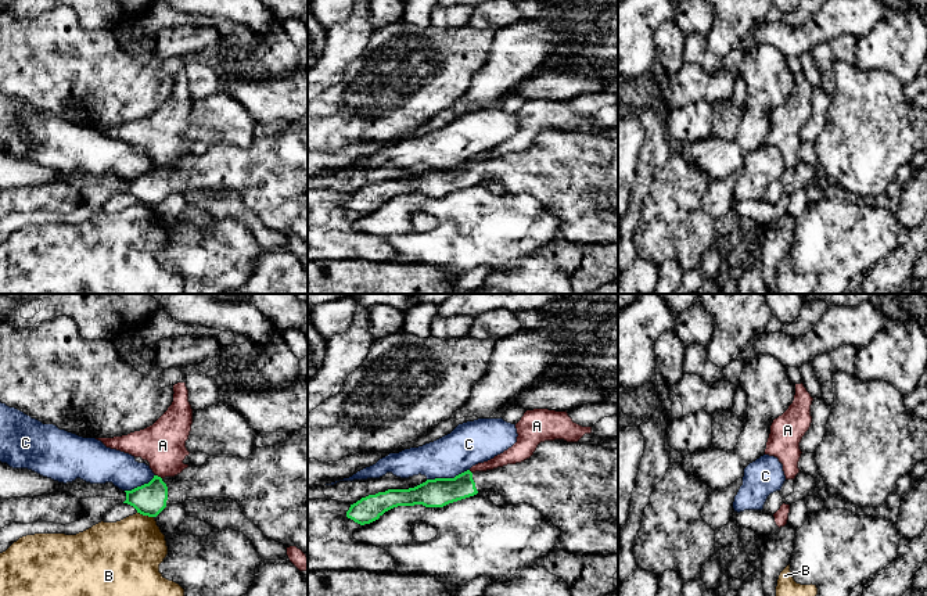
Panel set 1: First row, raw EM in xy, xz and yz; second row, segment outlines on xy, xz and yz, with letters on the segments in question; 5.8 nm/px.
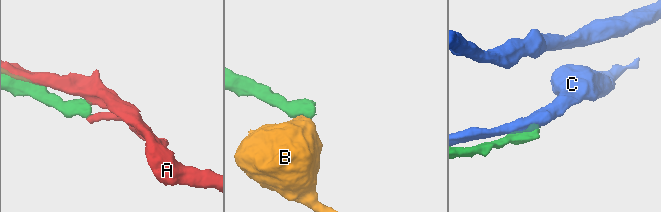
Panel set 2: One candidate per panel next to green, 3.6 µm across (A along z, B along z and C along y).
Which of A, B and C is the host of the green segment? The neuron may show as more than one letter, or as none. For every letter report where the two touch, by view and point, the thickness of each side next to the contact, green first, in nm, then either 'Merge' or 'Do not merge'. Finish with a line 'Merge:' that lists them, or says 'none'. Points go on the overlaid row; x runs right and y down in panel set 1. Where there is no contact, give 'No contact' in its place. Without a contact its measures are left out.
A: Touches green at xy (157, 476). Thickness 190 nm (green) against 260 nm. Do not merge
B: Touches green at xy (146, 514). Thickness 190 nm (green) against 380 nm. Do not merge
C: Touches green at xz (448, 478). Thickness 170 nm (green) against 240 nm. Do not merge
Merge: none

